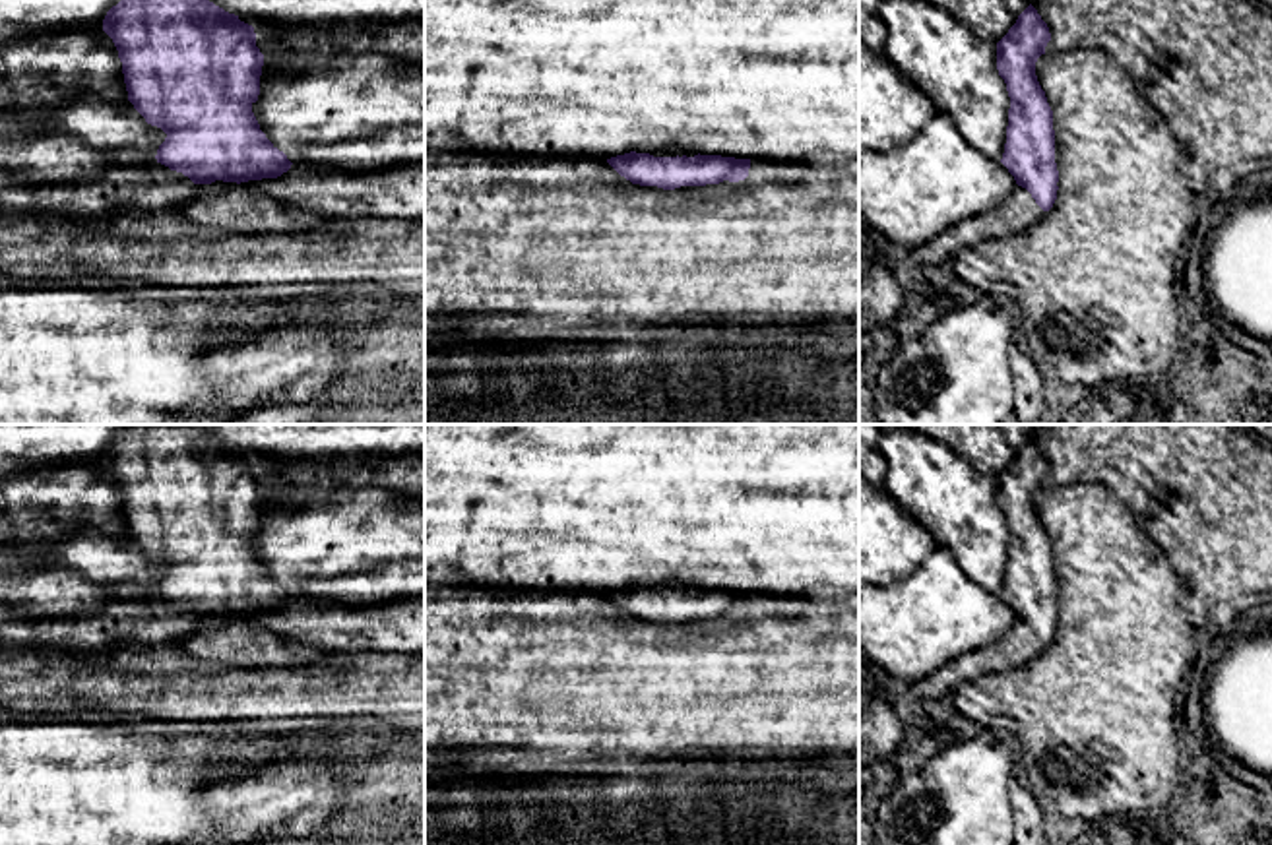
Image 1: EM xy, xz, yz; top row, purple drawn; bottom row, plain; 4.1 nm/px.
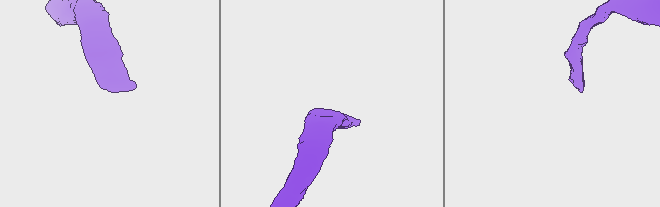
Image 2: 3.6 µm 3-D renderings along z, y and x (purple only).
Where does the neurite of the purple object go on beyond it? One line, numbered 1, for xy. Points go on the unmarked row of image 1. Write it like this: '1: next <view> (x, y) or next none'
1: next none

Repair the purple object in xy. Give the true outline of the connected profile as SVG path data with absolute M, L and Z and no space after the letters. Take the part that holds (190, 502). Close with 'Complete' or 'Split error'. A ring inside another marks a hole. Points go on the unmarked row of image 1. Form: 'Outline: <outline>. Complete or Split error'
Outline: M140 424L107 446L103 465L118 485L128 535L167 568L157 597L194 618L277 612L291 603L252 547L264 500L252 459L196 424Z. Complete

